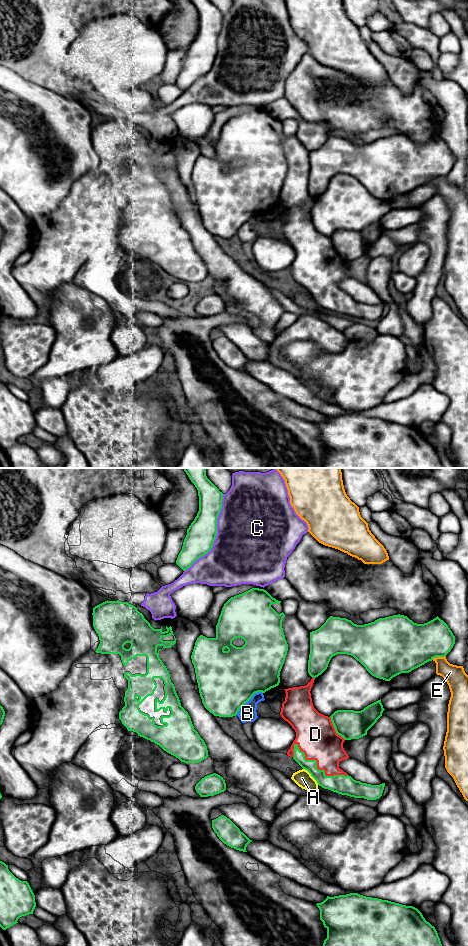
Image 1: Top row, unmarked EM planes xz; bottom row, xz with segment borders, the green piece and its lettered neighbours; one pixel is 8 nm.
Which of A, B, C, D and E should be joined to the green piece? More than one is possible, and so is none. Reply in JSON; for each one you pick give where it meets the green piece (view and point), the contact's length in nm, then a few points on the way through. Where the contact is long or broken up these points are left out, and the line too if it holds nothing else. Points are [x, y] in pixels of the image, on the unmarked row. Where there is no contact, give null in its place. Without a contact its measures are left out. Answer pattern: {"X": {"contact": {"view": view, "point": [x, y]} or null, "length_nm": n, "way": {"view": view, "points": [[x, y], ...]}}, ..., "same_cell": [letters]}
{"D": {"contact": {"view": "xz", "point": [316, 287]}, "length_nm": 500}, "same_cell": ["D"]}

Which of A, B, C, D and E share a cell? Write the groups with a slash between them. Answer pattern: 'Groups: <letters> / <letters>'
Groups: A / B / C / D / E

